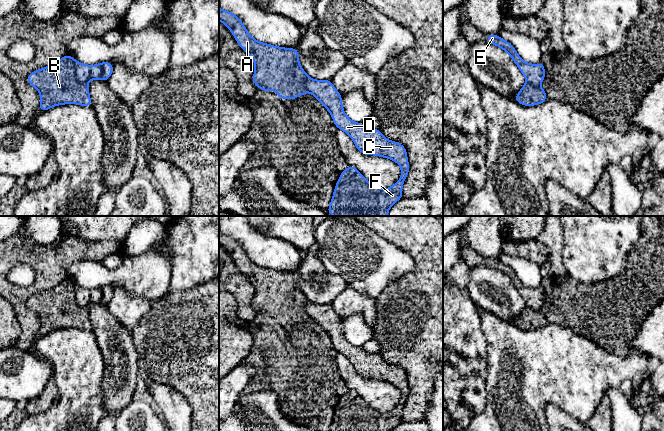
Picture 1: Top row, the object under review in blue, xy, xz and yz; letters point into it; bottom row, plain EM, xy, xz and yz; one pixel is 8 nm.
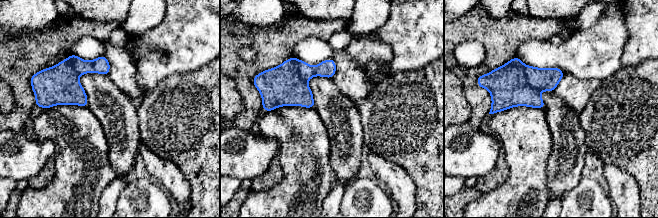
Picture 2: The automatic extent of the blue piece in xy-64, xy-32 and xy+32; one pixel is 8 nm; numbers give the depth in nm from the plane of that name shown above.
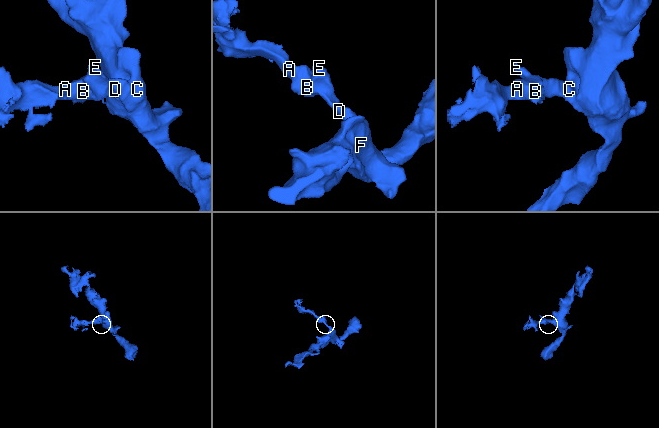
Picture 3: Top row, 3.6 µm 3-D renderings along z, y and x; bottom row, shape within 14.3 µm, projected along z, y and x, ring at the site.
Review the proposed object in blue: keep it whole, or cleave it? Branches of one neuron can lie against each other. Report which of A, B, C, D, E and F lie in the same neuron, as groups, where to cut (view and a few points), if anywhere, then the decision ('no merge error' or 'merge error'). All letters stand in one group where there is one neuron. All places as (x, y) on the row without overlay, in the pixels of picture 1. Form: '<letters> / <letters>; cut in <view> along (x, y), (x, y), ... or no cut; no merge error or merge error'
A B / C D E F; cut in xy along (74, 284), (75, 300), (86, 308); merge error

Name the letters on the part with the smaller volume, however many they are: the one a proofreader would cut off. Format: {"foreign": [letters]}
{"foreign": ["A", "B"]}

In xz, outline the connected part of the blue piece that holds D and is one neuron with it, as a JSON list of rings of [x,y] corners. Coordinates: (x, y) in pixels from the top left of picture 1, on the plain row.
[[[309,302],[305,311],[329,335],[335,350],[351,361],[360,376],[391,383],[401,391],[401,402],[393,410],[381,413],[371,408],[356,391],[348,390],[336,407],[329,431],[392,431],[403,422],[402,411],[409,398],[405,371],[386,363],[379,353],[369,353],[349,343],[343,334],[342,319],[331,304]]]

